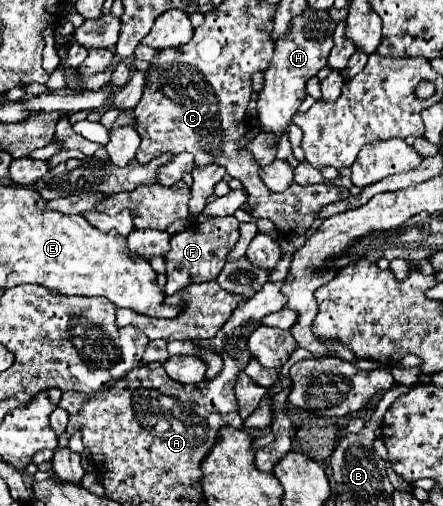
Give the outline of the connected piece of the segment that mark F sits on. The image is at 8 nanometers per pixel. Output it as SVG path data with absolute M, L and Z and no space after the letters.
M212 218L204 224L190 224L188 230L178 232L170 238L170 250L166 252L166 288L164 292L172 296L180 288L196 282L214 280L216 274L224 267L226 256L232 252L234 244L238 242L238 220L236 218Z

